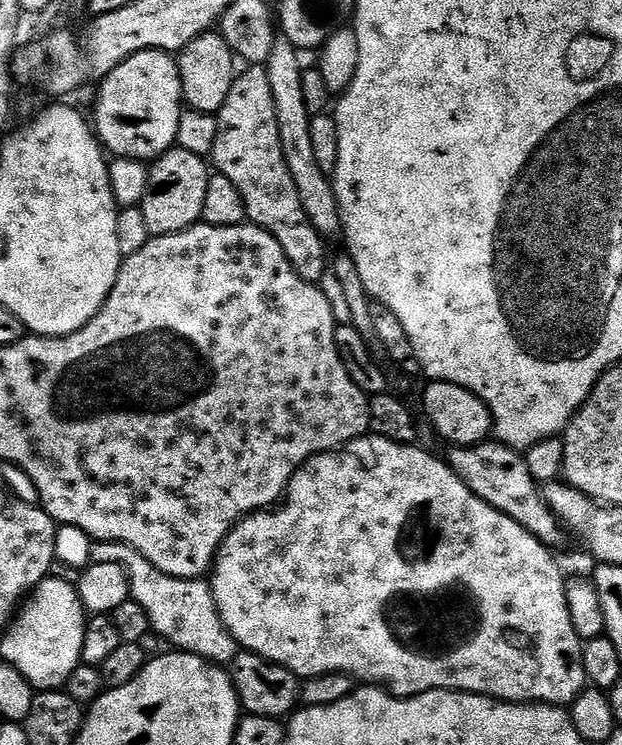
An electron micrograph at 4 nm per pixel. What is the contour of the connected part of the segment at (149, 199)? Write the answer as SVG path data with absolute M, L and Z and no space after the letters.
M174 146L151 161L142 205L149 237L169 236L201 223L209 175L210 164L205 157L179 146Z

